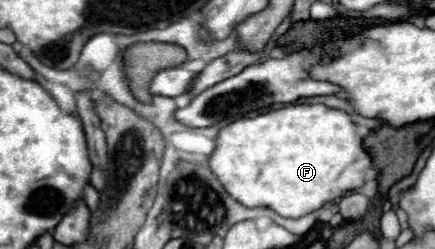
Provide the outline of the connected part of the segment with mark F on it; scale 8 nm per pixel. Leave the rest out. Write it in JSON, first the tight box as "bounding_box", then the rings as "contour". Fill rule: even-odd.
{"bounding_box":[209,95,381,219],"contour":[[[343,95],[313,97],[309,101],[323,105],[289,105],[283,109],[267,111],[257,117],[241,117],[219,131],[217,149],[211,155],[209,165],[235,201],[239,201],[245,207],[269,207],[277,211],[281,217],[297,219],[365,185],[365,175],[369,173],[369,169],[373,169],[373,159],[369,151],[363,147],[363,139],[357,135],[355,123],[365,125],[369,129],[377,129],[381,121],[355,113],[349,99],[345,99]]]}

